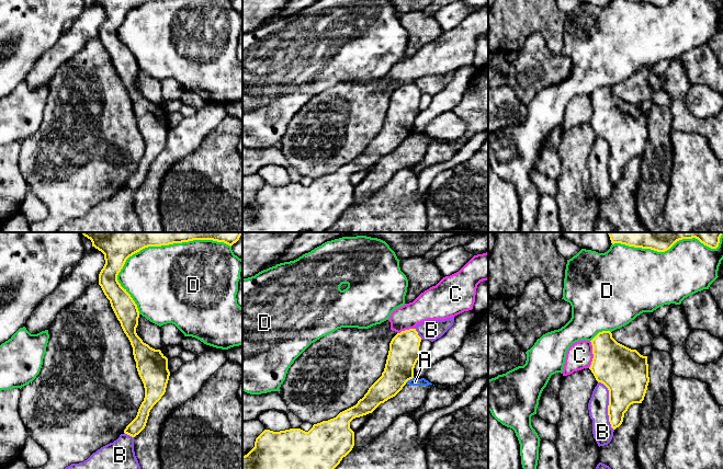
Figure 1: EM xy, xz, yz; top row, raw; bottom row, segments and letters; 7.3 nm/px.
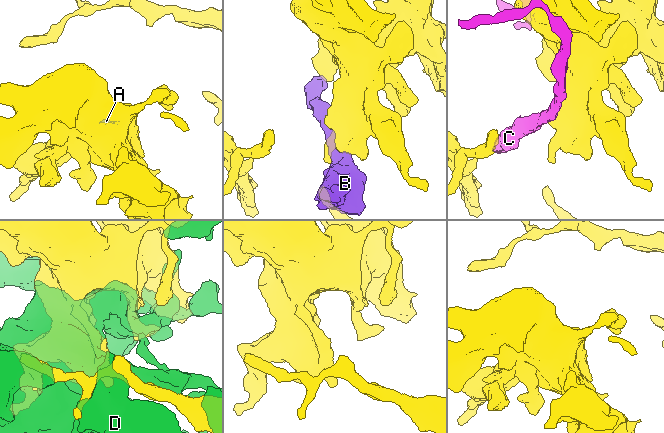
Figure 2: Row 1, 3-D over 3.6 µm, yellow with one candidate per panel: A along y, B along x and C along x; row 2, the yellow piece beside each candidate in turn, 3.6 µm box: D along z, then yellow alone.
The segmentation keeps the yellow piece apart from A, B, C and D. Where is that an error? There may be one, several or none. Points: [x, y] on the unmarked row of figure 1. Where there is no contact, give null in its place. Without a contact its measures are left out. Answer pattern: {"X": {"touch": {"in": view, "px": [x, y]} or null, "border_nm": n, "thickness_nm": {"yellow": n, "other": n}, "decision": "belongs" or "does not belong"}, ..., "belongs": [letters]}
{"A": {"touch": {"in": "xz", "px": [409, 134]}, "border_nm": 80, "thickness_nm": {"yellow": 220, "other": 60}, "decision": "does not belong"}, "B": {"touch": {"in": "yz", "px": [609, 159]}, "border_nm": 380, "thickness_nm": {"yellow": 340, "other": 150}, "decision": "does not belong"}, "C": {"touch": {"in": "yz", "px": [592, 107]}, "border_nm": 200, "thickness_nm": {"yellow": 340, "other": 190}, "decision": "does not belong"}, "D": {"touch": {"in": "xy", "px": [121, 23]}, "border_nm": 550, "thickness_nm": {"yellow": 160, "other": 440}, "decision": "does not belong"}, "belongs": []}

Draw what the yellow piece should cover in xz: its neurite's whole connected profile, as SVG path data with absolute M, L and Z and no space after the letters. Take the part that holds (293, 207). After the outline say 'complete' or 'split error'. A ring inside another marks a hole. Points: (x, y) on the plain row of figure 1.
M416 83L397 88L389 98L389 105L382 130L369 142L358 158L328 175L314 179L305 186L290 183L280 186L264 184L255 196L255 202L242 210L242 232L324 232L340 218L354 201L354 186L350 176L372 168L381 158L395 151L414 133L414 123L420 113L421 92Z | complete

